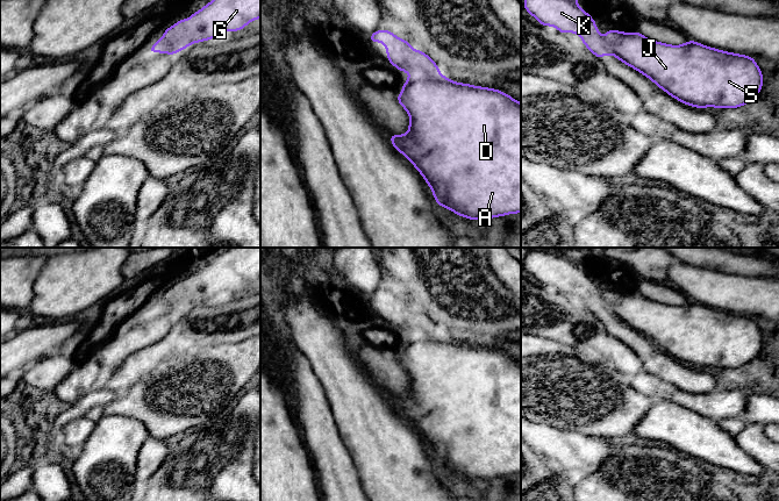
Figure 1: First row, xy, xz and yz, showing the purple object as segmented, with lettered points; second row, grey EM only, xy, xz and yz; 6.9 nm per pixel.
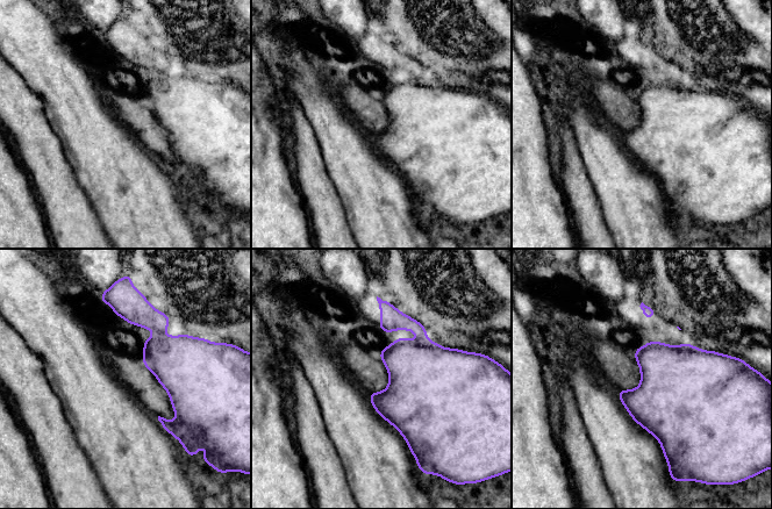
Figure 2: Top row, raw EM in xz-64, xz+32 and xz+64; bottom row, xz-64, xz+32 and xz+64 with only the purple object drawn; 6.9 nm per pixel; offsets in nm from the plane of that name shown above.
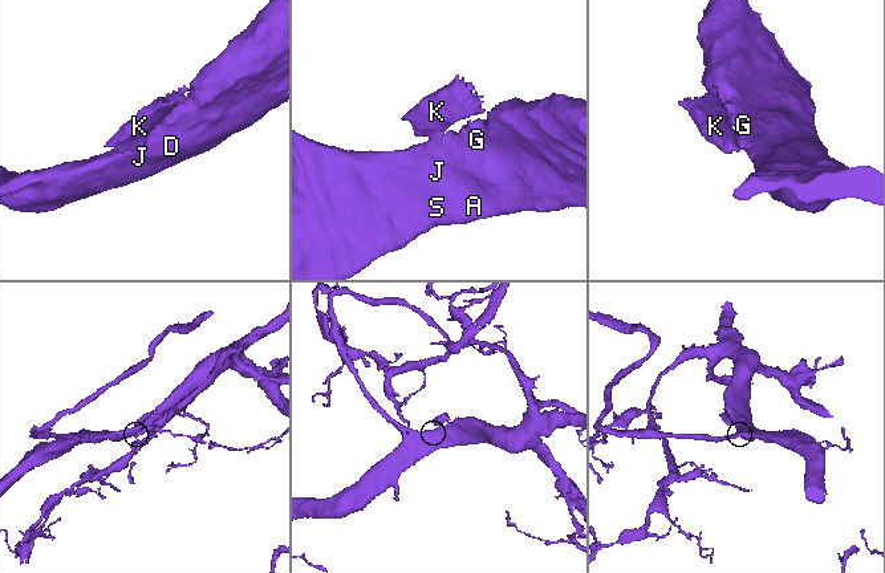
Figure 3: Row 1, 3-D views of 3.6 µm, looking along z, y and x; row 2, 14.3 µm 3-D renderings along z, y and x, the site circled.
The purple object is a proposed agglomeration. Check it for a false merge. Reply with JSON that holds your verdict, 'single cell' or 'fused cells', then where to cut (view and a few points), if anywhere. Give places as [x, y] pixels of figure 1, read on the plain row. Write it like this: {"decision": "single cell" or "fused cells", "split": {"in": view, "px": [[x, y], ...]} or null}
{"decision": "fused cells", "split": {"in": "xz", "px": [[438, 333], [434, 335], [413, 335]]}}

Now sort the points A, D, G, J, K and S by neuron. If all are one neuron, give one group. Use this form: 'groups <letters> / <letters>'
groups A D G J S / K

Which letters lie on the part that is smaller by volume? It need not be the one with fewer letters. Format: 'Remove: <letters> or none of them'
Remove: K

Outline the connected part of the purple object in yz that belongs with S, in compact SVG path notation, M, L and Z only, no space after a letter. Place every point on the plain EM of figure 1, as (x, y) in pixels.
M612 288L607 291L606 303L610 314L623 324L643 334L672 358L692 367L738 368L755 359L763 346L762 331L750 316L726 313L694 301L687 301L682 306L669 306L649 300L638 292L621 293Z

